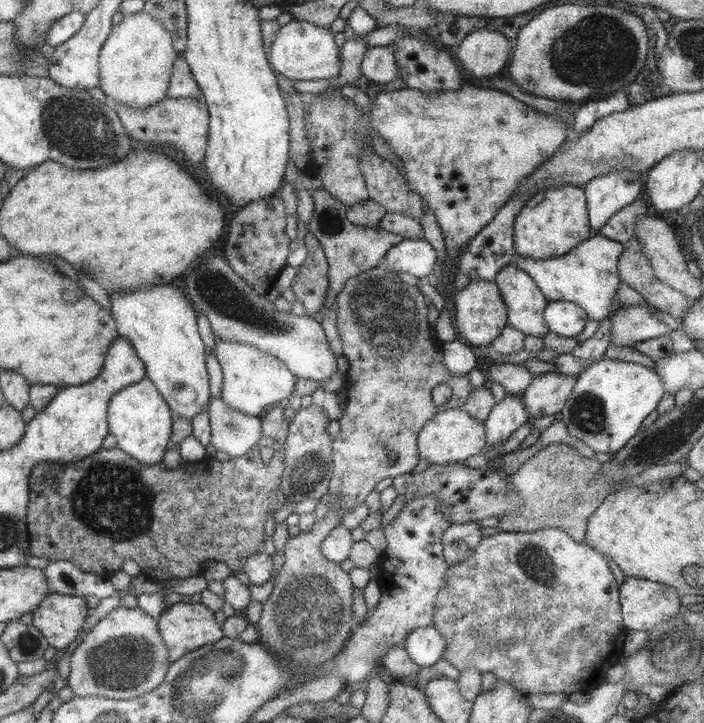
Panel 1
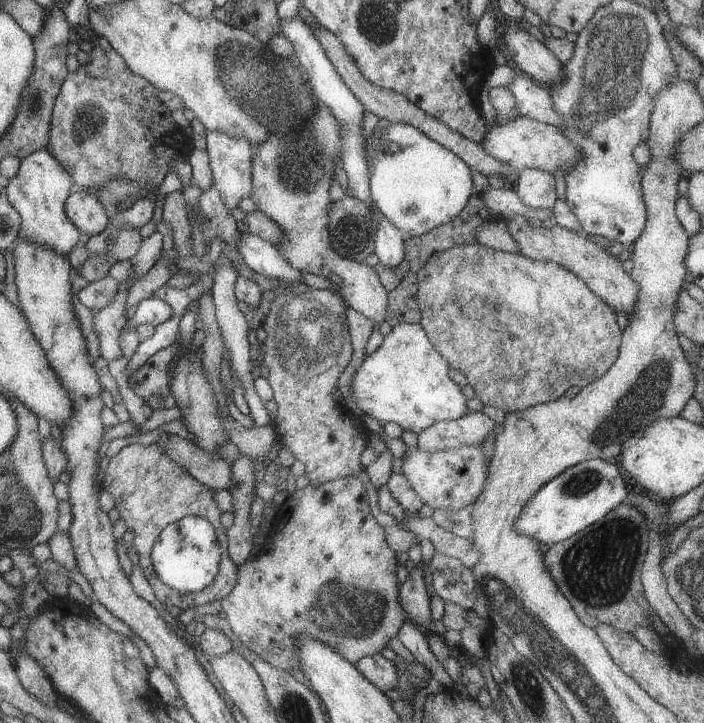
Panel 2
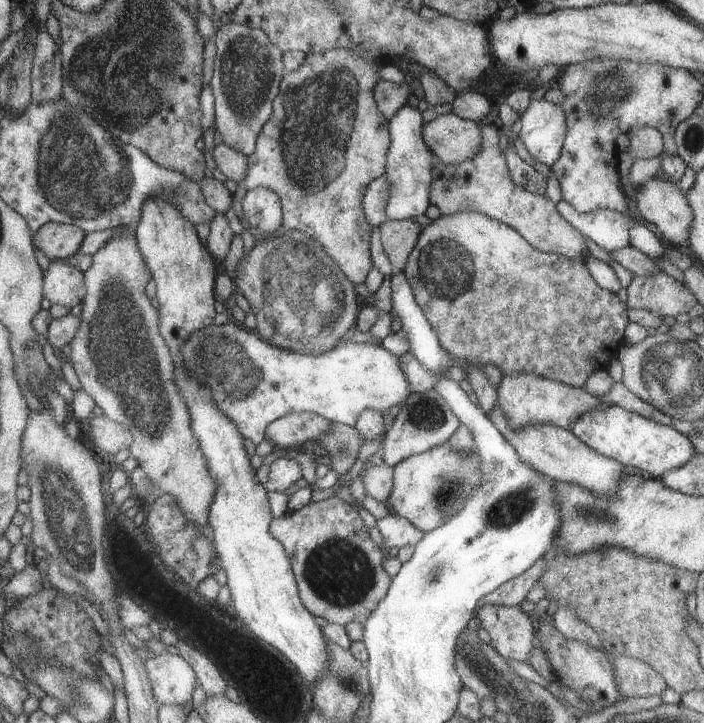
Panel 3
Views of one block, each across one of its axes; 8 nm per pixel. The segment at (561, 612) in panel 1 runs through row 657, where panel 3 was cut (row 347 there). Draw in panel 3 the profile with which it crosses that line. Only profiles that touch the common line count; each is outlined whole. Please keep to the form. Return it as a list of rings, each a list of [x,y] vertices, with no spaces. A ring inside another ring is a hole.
[[[461,211],[447,216],[441,215],[423,226],[414,240],[414,246],[407,255],[406,264],[401,272],[411,287],[419,310],[423,312],[431,330],[435,332],[439,344],[457,361],[461,360],[461,362],[469,362],[469,364],[477,364],[477,366],[493,364],[499,368],[502,376],[529,372],[541,376],[541,378],[551,378],[551,380],[563,382],[567,386],[584,389],[587,376],[595,370],[606,370],[610,360],[615,357],[618,347],[623,344],[623,332],[628,322],[627,307],[616,294],[609,294],[607,290],[597,286],[583,260],[541,252],[533,248],[514,228],[481,213]]]

